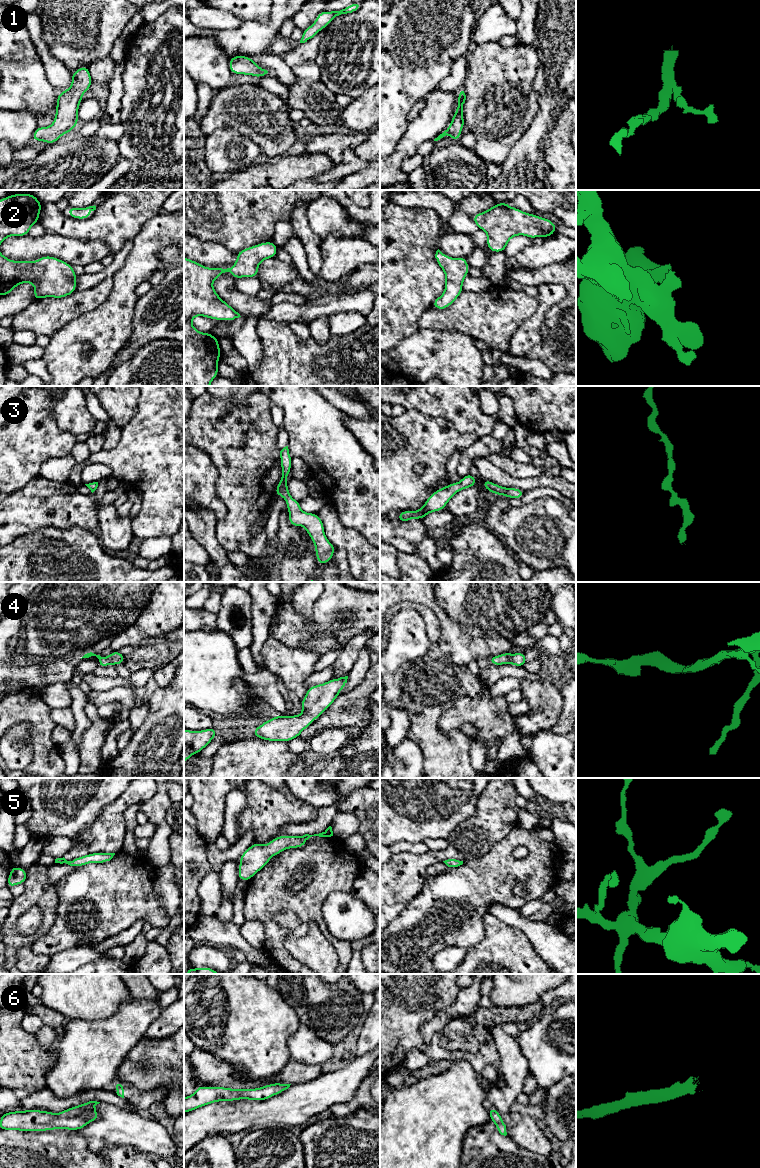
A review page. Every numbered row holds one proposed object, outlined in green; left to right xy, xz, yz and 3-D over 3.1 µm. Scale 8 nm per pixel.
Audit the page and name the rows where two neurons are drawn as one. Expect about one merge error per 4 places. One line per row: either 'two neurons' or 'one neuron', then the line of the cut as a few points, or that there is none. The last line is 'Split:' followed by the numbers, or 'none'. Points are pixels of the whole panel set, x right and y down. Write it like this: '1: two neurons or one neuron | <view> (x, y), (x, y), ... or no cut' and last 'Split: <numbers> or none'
1: one neuron | no cut
2: one neuron | no cut
3: one neuron | no cut
4: one neuron | no cut
5: one neuron | no cut
6: one neuron | no cut
Split: none

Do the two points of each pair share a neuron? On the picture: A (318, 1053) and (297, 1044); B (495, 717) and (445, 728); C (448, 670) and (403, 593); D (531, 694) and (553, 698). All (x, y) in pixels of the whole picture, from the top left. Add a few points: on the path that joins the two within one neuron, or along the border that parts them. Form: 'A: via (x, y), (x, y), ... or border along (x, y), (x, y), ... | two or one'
A: via (313, 1051), (302, 1044) | one
B: via (483, 717), (457, 717) | one
C: border along (390, 606), (402, 601), (414, 601), (429, 608) | two
D: via (536, 694), (541, 694), (548, 698) | one

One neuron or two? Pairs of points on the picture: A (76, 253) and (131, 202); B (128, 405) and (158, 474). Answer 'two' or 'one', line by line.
A: two
B: two

